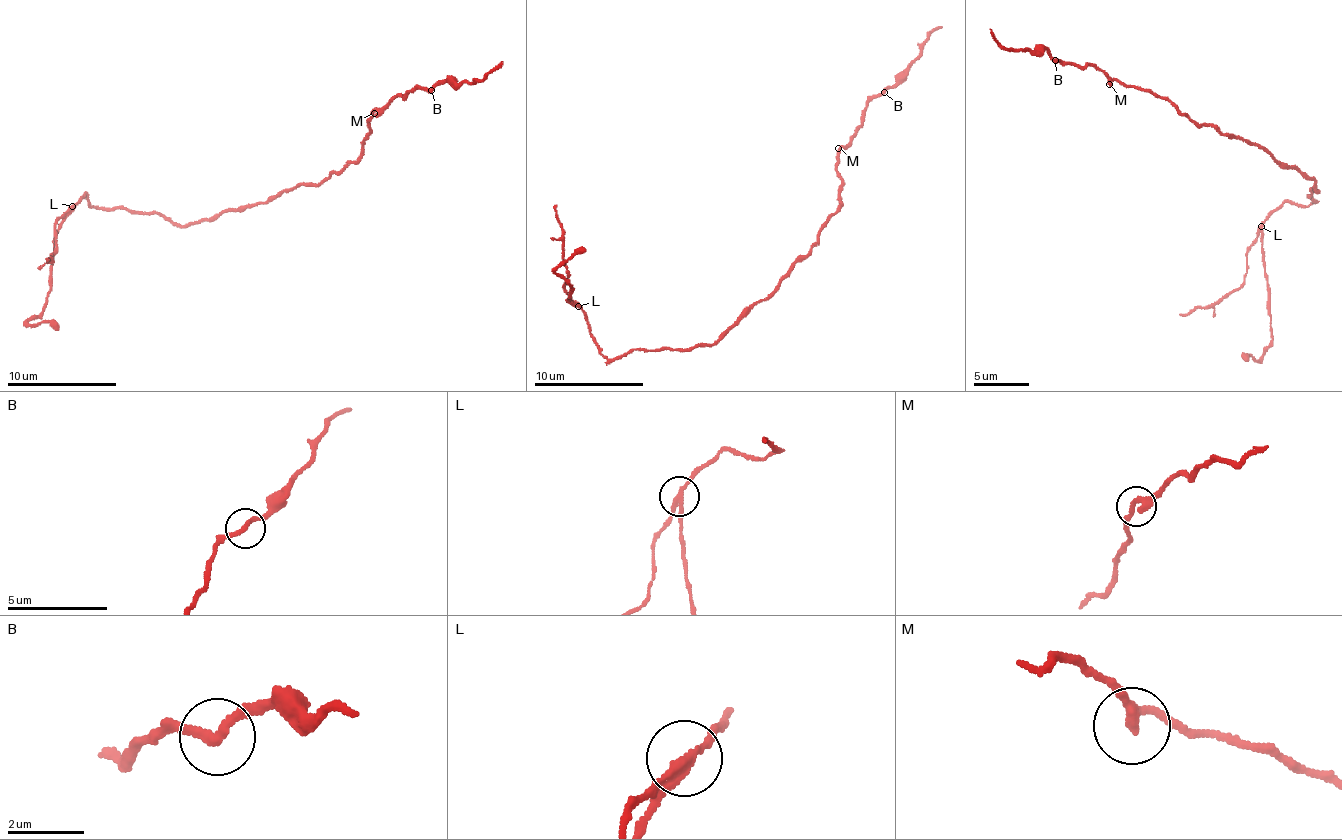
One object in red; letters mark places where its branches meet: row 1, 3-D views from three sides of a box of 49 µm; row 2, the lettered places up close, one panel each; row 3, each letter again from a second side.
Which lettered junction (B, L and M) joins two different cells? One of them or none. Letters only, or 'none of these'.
L

